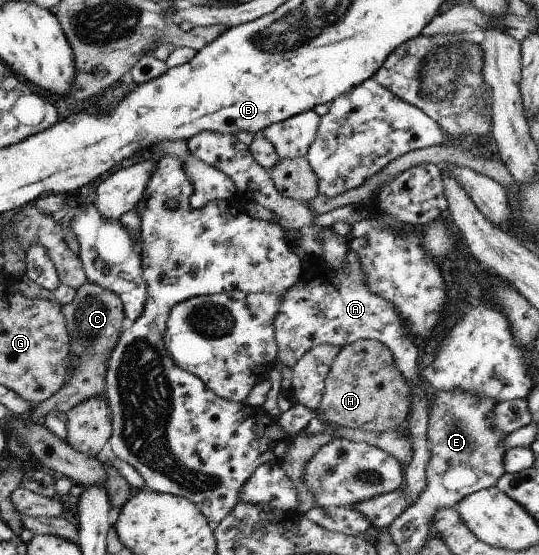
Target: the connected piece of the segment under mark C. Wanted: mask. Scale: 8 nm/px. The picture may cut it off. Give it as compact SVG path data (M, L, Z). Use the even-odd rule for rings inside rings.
M89 281L77 288L71 303L62 305L62 312L70 337L69 373L66 375L63 387L57 393L34 407L27 420L36 424L43 424L47 412L66 413L78 403L105 395L106 365L120 338L121 322L125 319L121 298L112 291Z

